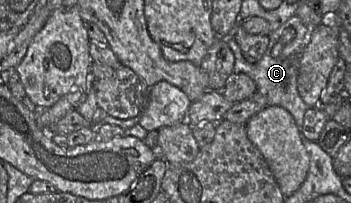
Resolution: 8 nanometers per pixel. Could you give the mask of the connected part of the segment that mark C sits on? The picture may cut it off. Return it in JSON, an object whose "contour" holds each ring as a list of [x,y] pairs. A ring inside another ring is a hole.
{"contour":[[[292,16],[277,29],[270,32],[268,35],[269,43],[267,49],[262,58],[255,64],[250,64],[244,59],[241,49],[233,37],[222,37],[225,38],[225,41],[228,43],[234,55],[233,72],[245,73],[251,77],[256,84],[257,92],[266,98],[267,104],[270,106],[280,106],[286,109],[294,118],[299,129],[302,127],[304,113],[309,106],[303,102],[297,89],[298,59],[308,44],[312,31],[313,27],[305,25],[298,16]],[[288,27],[295,30],[296,33],[294,39],[285,45],[277,43],[280,42],[279,39],[283,30]]]}

